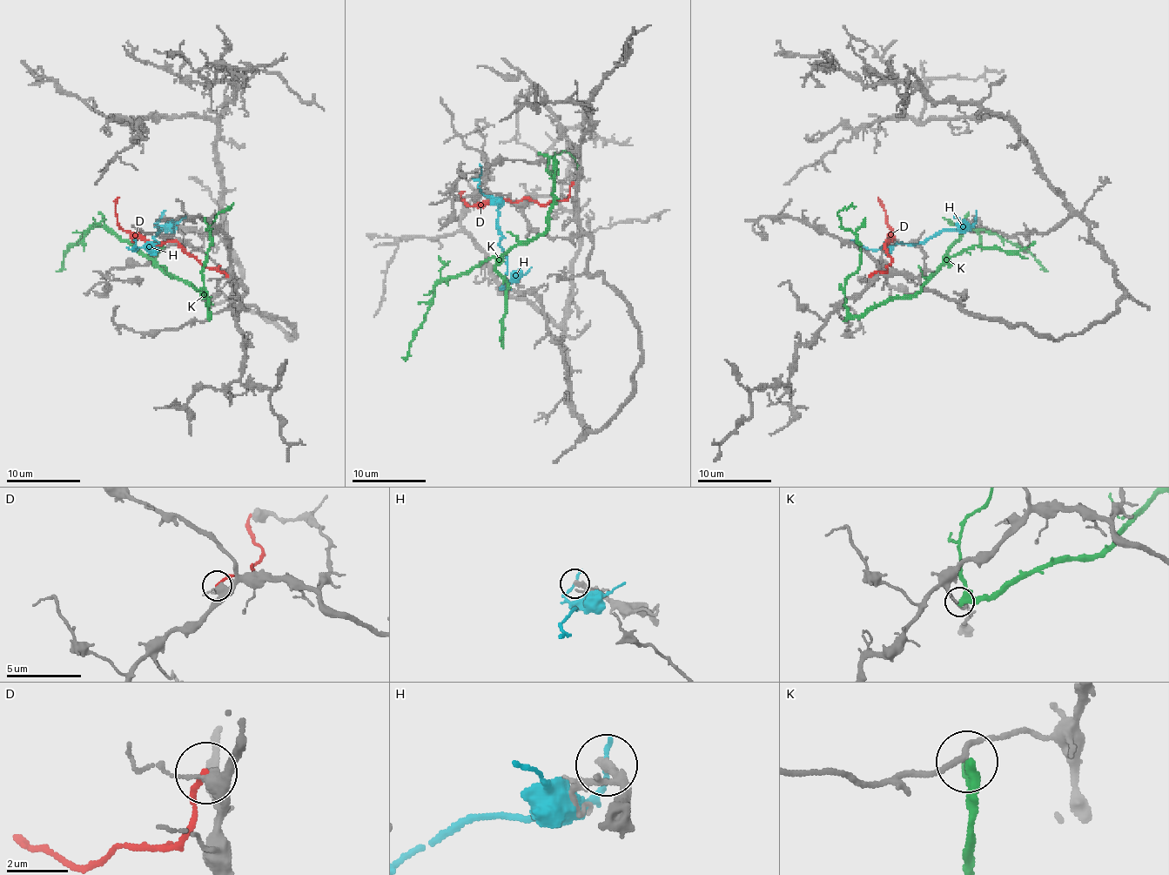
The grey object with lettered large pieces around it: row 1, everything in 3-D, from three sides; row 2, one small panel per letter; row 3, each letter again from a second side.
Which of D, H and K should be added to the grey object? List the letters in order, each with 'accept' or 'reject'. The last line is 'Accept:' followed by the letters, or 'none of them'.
D: reject
H: reject
K: reject
Accept: none of them

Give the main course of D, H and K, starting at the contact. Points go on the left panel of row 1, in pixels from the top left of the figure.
D: (228, 277), (218, 269), (205, 267), (176, 241), (154, 245), (126, 232), (117, 221), (115, 205), (119, 197)
H: (161, 218), (157, 225), (161, 231), (154, 238), (152, 245), (131, 249), (133, 239)
K: (207, 319), (204, 297), (165, 275), (102, 226), (90, 229), (56, 271)

